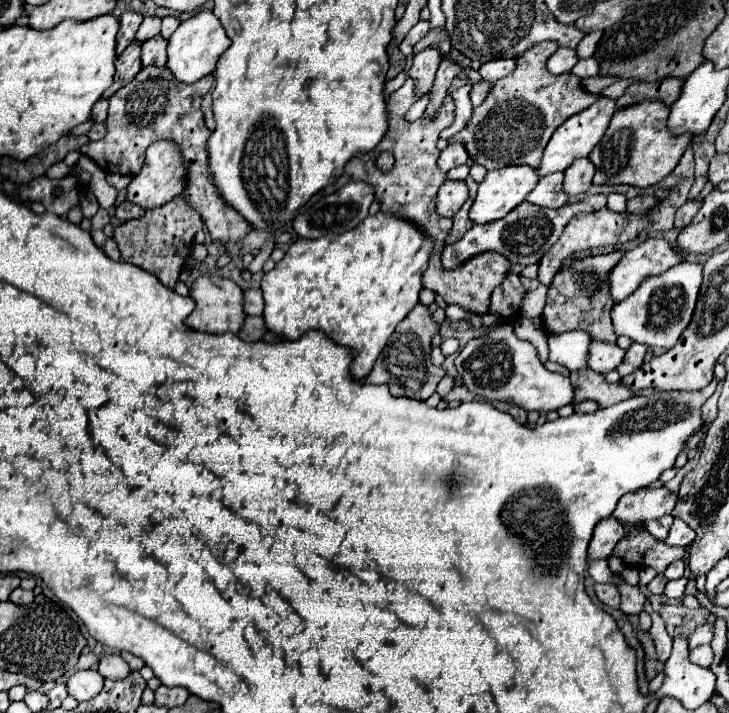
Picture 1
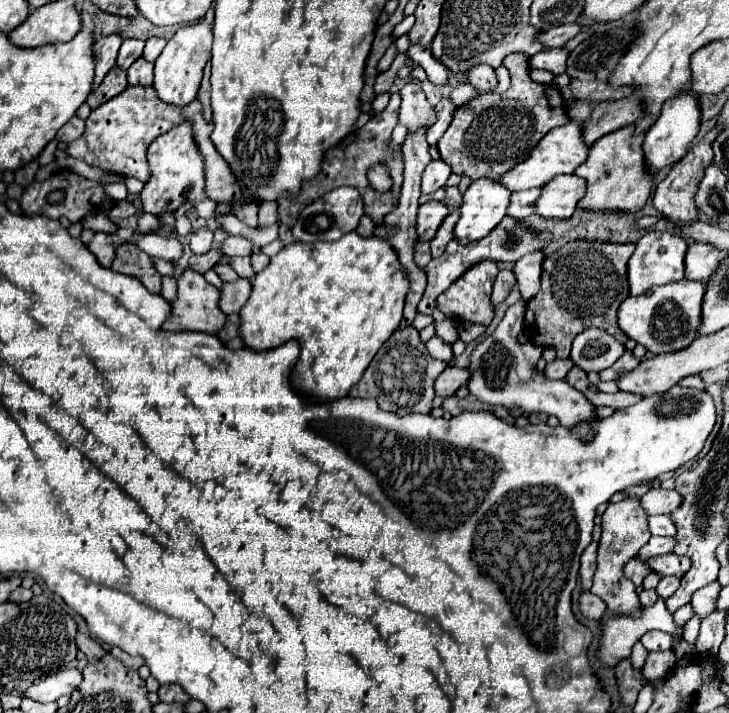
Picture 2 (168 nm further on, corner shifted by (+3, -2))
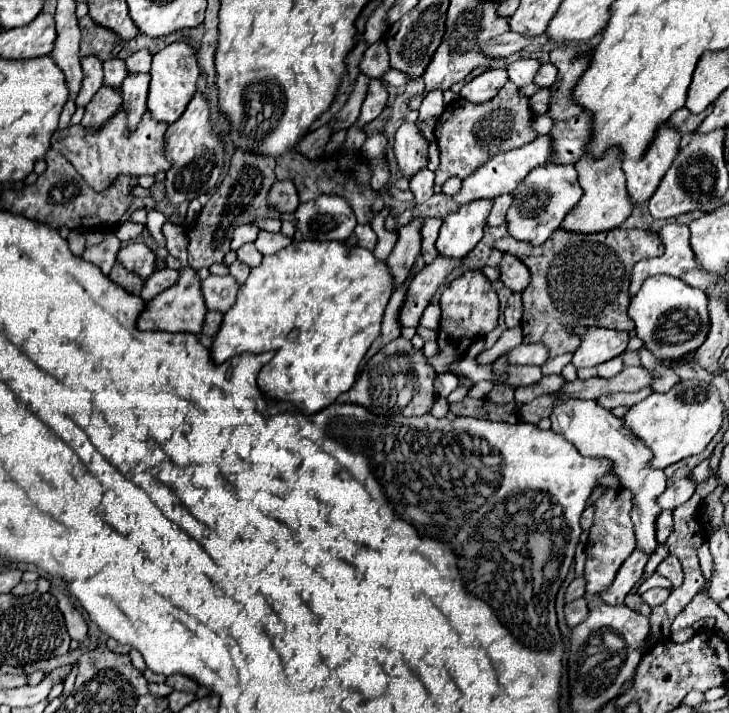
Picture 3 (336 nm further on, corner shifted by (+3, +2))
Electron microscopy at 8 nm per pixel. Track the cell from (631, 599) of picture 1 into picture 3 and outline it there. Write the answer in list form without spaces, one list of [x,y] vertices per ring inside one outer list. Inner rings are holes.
[[[609,488],[597,502],[595,502],[595,518],[587,542],[587,562],[585,562],[585,580],[587,580],[587,594],[601,594],[611,586],[619,566],[629,558],[635,550],[635,532],[631,522],[633,510],[633,494],[629,490],[613,490]]]

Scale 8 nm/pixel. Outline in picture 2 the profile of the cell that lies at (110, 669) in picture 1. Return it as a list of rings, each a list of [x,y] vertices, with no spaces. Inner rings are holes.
[[[83,630],[77,632],[75,642],[77,642],[77,648],[79,648],[87,658],[91,658],[91,660],[99,660],[99,658],[105,654],[105,650],[101,648],[101,644],[95,642],[95,638],[91,638],[91,636],[85,634]]]

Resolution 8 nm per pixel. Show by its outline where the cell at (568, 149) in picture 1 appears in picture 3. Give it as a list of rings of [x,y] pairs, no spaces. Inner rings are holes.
[[[549,134],[537,136],[535,142],[523,146],[519,150],[497,154],[487,164],[483,164],[479,170],[475,170],[471,174],[471,178],[465,178],[463,180],[463,186],[461,186],[459,194],[455,194],[455,202],[457,204],[465,204],[465,202],[471,202],[471,200],[479,200],[479,198],[497,198],[501,194],[509,194],[509,192],[515,190],[515,186],[519,186],[519,182],[523,182],[523,178],[533,168],[549,164],[551,154],[553,154],[553,142],[551,142],[551,136]]]

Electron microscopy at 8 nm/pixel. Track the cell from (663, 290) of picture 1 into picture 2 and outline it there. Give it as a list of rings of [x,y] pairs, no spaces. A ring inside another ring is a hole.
[[[671,282],[647,290],[641,296],[629,296],[619,308],[619,328],[637,344],[643,344],[651,354],[677,352],[687,348],[701,324],[701,302],[705,286],[701,282]]]

